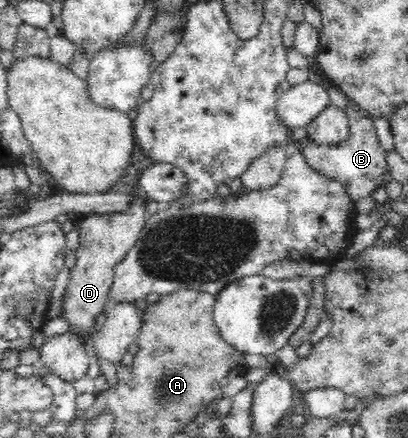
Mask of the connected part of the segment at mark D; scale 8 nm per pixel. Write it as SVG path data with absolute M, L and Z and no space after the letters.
M140 198L125 212L83 216L80 223L77 260L65 286L60 314L69 324L69 331L84 346L99 331L101 319L110 309L116 266L132 250L148 219L145 199Z

